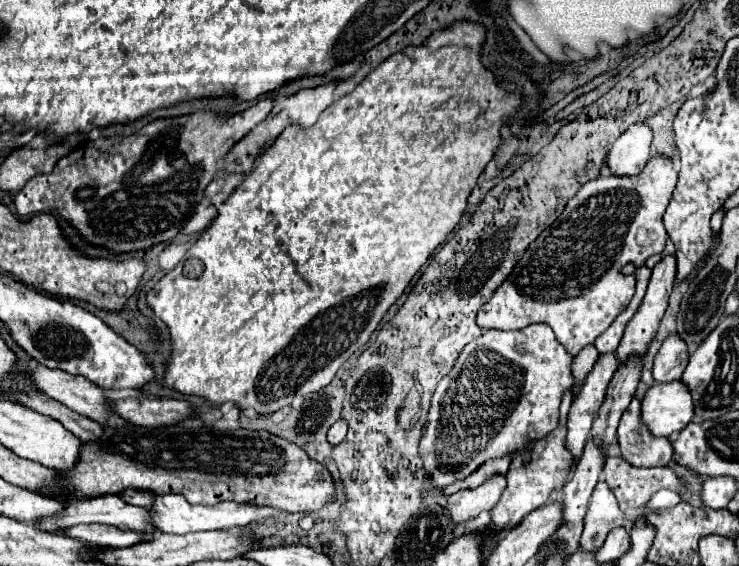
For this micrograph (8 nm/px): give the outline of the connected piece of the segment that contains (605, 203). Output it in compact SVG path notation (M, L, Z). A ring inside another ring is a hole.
M652 156L644 170L632 178L594 178L586 182L576 196L572 196L552 226L548 226L526 250L526 254L516 262L510 276L500 284L500 290L478 310L476 324L486 330L520 330L528 324L544 322L548 324L556 340L566 348L570 356L576 356L584 346L592 344L614 318L628 306L634 296L634 274L622 274L626 264L640 268L648 256L662 254L666 248L666 228L662 216L676 188L678 174L674 170L674 160L666 156Z

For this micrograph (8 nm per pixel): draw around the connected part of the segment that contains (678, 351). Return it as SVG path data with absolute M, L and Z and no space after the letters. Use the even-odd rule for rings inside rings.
M678 334L668 336L656 358L654 358L654 368L652 376L656 382L674 382L682 378L682 372L688 364L688 346L684 346L684 340Z

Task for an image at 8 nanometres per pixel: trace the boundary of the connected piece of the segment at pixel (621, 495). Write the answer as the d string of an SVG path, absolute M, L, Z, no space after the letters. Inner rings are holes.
M608 458L604 466L604 480L614 492L622 510L644 508L648 500L660 490L678 490L682 480L668 468L636 468L622 458Z

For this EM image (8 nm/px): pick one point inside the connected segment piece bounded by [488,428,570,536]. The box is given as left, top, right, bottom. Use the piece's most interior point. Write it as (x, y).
(528, 488)

